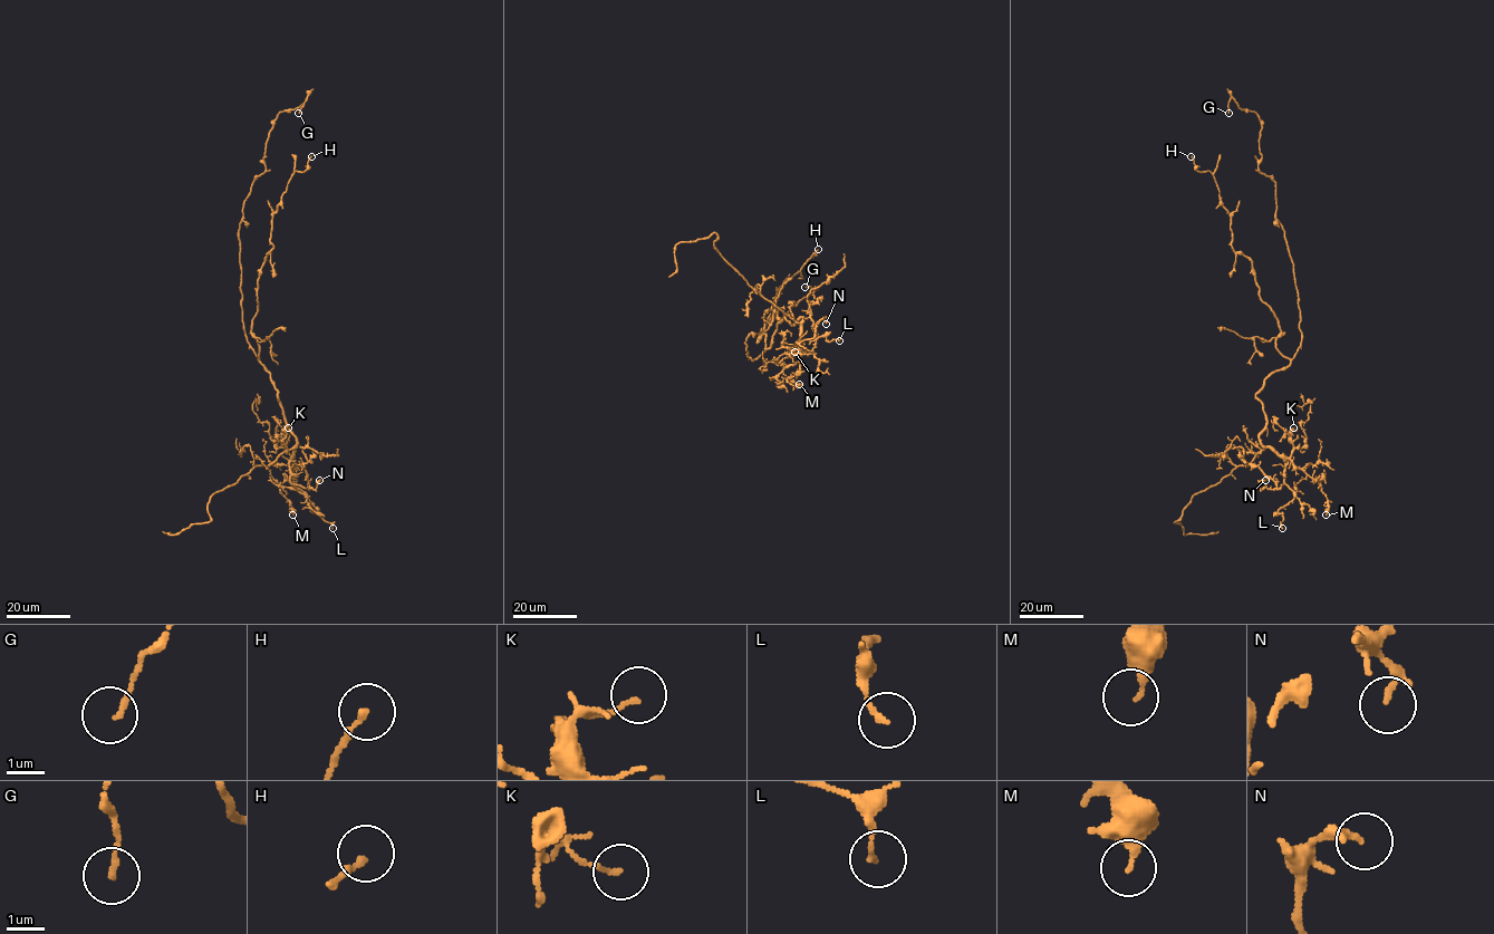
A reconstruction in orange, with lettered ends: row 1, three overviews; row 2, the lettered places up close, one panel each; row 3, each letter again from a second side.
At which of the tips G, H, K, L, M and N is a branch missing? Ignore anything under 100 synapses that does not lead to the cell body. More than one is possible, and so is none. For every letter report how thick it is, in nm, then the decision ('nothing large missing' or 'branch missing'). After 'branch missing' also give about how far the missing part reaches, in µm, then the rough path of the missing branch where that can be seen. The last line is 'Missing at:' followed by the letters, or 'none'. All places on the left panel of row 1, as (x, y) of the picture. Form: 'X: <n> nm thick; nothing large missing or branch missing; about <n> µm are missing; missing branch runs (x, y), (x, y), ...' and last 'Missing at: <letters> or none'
G: 140 nm thick; nothing large missing
H: 140 nm thick; nothing large missing
K: 110 nm thick; nothing large missing
L: 140 nm thick; nothing large missing
M: 240 nm thick; nothing large missing
N: 200 nm thick; nothing large missing
Missing at: none

